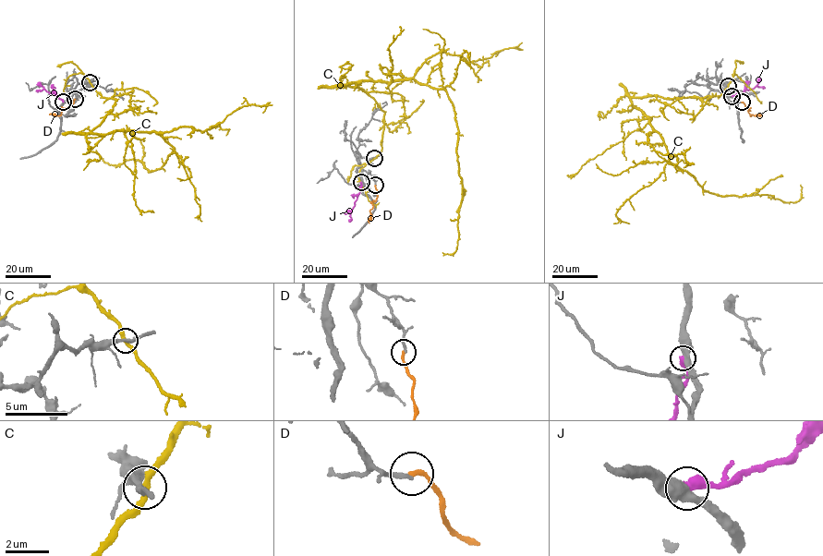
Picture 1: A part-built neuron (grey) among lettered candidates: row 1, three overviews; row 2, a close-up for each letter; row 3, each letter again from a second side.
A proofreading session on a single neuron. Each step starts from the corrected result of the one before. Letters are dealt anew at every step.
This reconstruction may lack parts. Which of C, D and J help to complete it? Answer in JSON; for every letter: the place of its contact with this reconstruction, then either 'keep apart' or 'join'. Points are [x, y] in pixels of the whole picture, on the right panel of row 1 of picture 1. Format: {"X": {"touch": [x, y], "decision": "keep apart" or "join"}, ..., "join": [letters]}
{"C": {"touch": [728, 86], "decision": "keep apart"}, "D": {"touch": [742, 102], "decision": "keep apart"}, "J": {"touch": [732, 96], "decision": "keep apart"}, "join": []}

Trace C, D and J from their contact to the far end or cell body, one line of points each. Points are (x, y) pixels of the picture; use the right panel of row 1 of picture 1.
C: (728, 86), (707, 98), (631, 100), (661, 138), (670, 161), (704, 189), (794, 202), (800, 185)
D: (742, 102), (750, 111), (751, 115), (762, 115)
J: (732, 96), (756, 86), (764, 87)

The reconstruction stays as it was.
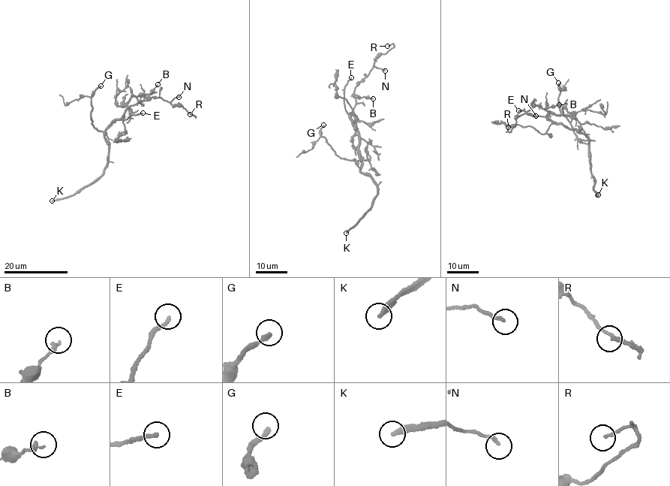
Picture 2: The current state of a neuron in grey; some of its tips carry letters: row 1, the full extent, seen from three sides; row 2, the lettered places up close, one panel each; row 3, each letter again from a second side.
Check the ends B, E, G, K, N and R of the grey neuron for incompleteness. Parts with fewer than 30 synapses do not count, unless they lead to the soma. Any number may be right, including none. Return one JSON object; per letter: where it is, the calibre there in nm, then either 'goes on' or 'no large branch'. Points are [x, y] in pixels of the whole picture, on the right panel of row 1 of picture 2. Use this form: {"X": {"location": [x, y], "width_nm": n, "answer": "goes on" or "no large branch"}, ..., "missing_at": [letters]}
{"B": {"location": [559, 104], "width_nm": 220, "answer": "no large branch"}, "E": {"location": [518, 110], "width_nm": 200, "answer": "goes on"}, "G": {"location": [558, 83], "width_nm": 240, "answer": "goes on"}, "K": {"location": [598, 194], "width_nm": 320, "answer": "goes on"}, "N": {"location": [536, 116], "width_nm": 190, "answer": "no large branch"}, "R": {"location": [508, 127], "width_nm": 180, "answer": "no large branch"}, "missing_at": ["E", "G", "K"]}

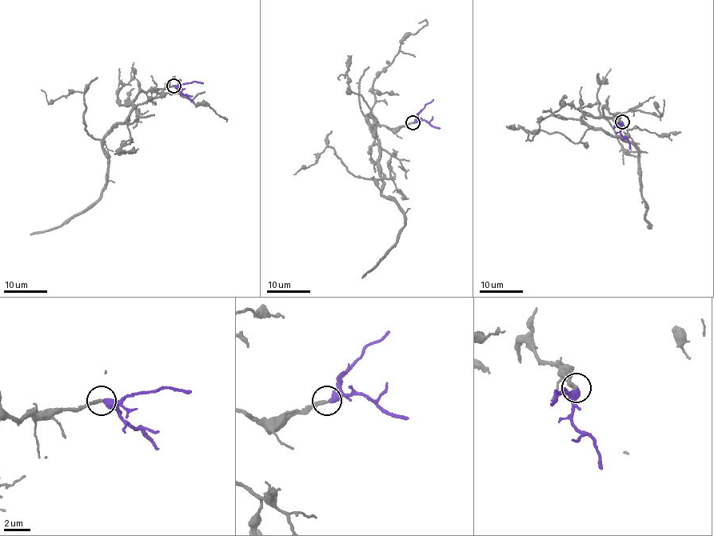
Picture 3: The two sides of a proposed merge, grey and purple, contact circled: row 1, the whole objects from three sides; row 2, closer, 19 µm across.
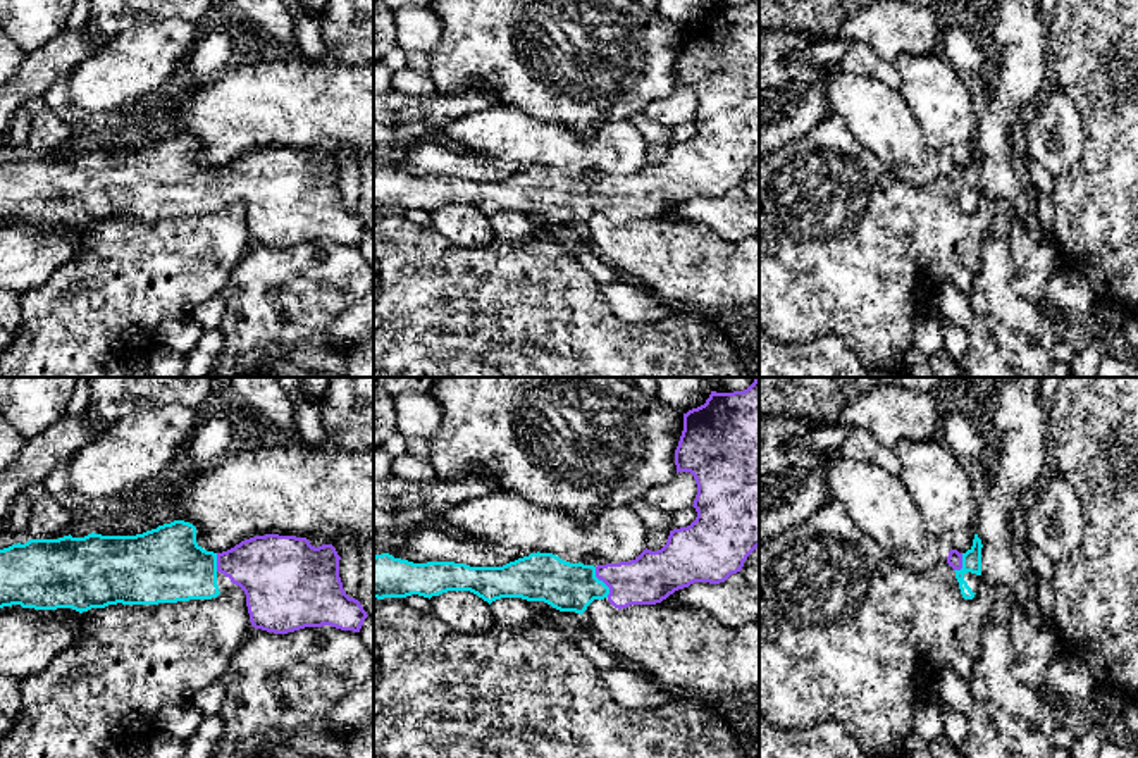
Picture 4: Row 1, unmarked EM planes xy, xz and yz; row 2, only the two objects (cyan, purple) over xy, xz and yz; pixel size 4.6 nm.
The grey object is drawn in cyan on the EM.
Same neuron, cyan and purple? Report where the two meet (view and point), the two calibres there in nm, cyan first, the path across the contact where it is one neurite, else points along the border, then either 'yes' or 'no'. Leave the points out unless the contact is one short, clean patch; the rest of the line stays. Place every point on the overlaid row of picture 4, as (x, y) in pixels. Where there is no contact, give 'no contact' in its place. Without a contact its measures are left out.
meets cyan in xz at (603, 583); 220 nm thick on the cyan side, 240 nm on the other; runs through xz (565, 586), (603, 583), (637, 583), (653, 576); yes

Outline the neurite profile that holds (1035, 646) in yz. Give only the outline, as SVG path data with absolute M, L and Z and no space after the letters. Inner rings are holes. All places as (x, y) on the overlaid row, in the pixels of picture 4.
M1011 606L1009 612L1009 629L1019 658L1016 667L1017 679L1028 686L1042 686L1050 662L1061 655L1057 637L1016 606Z

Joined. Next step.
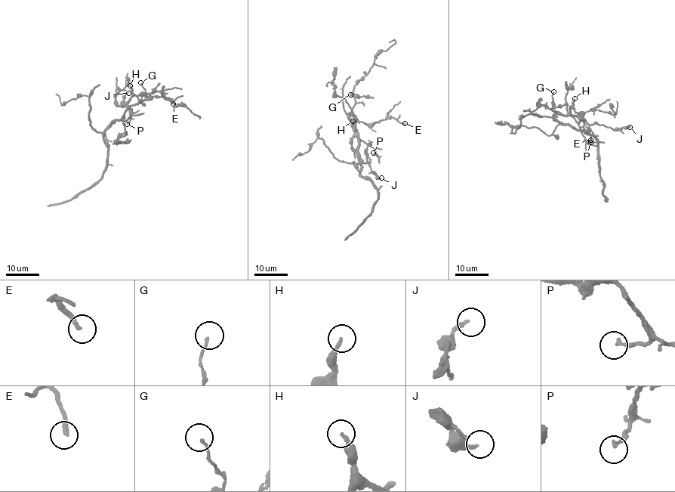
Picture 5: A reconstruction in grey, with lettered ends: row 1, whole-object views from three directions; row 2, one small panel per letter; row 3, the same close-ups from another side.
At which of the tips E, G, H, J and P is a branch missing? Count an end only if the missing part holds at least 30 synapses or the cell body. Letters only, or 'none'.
E

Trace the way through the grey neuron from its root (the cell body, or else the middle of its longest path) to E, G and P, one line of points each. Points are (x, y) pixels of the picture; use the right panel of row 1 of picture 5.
E: (582, 131), (562, 124), (553, 115), (568, 114), (572, 108), (585, 119), (584, 126), (590, 140)
G: (582, 131), (562, 124), (553, 117), (556, 112), (548, 108), (552, 107), (553, 91)
P: (582, 131), (562, 124), (553, 115), (569, 113), (583, 119), (597, 141), (590, 142)

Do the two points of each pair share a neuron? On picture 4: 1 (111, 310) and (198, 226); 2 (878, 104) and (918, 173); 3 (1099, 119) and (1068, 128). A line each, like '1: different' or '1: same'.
1: same
2: same
3: different

